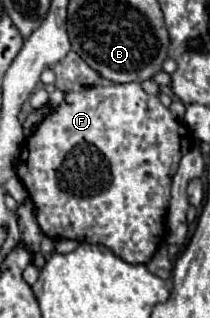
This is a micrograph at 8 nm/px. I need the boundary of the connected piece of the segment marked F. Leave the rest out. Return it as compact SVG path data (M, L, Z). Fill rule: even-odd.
M140 83L94 85L94 87L78 91L78 93L66 93L66 99L62 101L62 105L56 107L48 117L44 117L44 121L38 125L38 129L26 139L16 171L18 171L20 181L24 183L30 199L36 205L40 229L48 237L52 237L52 239L86 241L86 243L94 243L94 245L106 245L108 249L118 253L118 257L122 257L124 261L148 263L150 257L154 255L158 243L164 237L164 231L166 231L166 211L168 211L168 203L170 203L170 183L172 183L172 177L174 177L174 173L178 169L178 161L182 157L182 149L188 149L188 145L190 145L188 129L172 117L170 109L164 107L156 95L148 95L140 87Z

